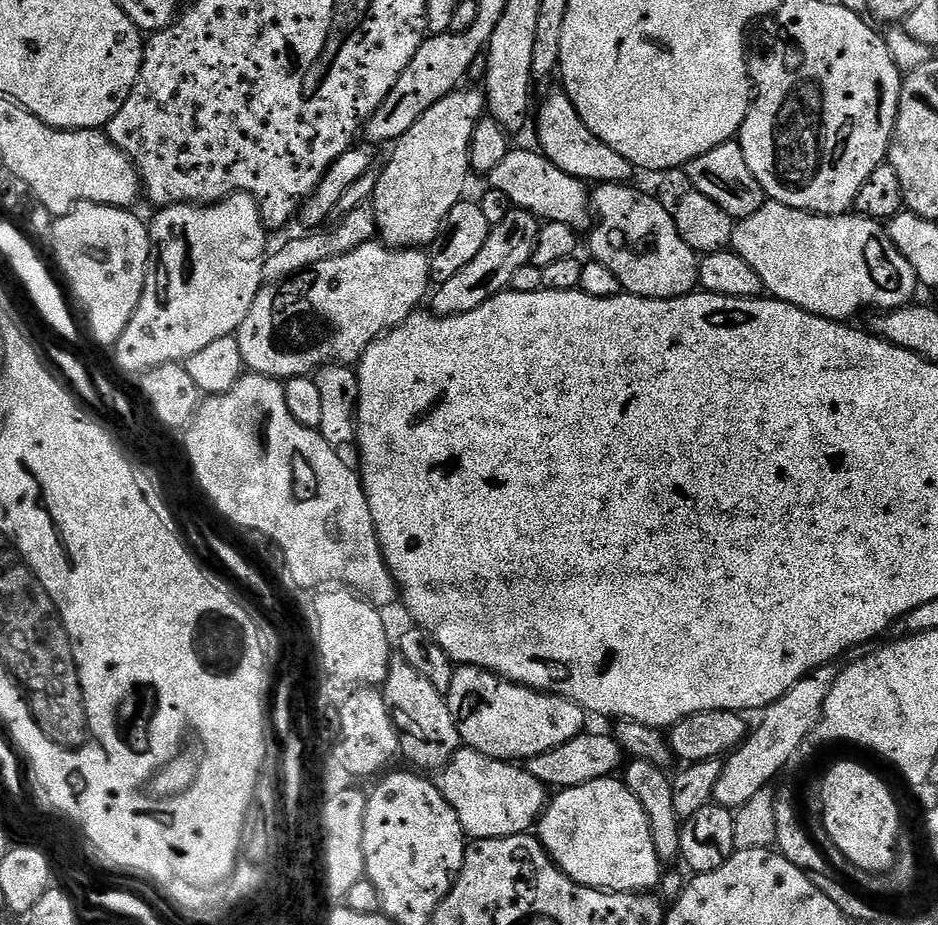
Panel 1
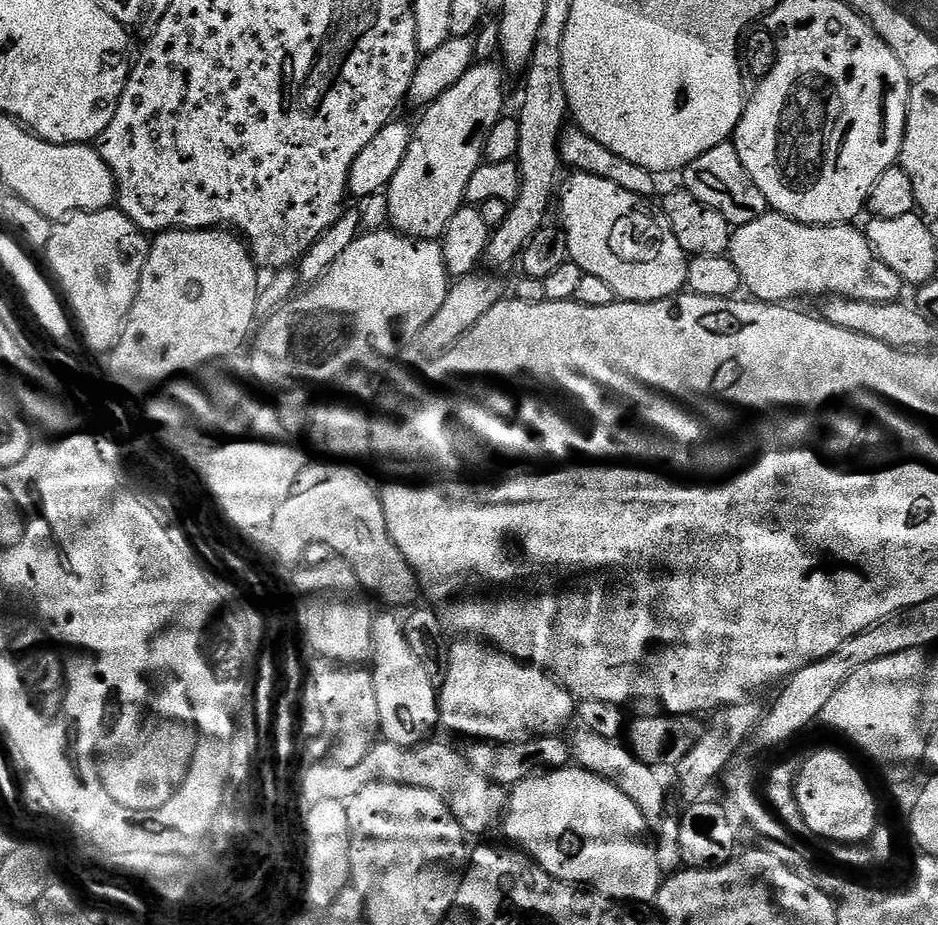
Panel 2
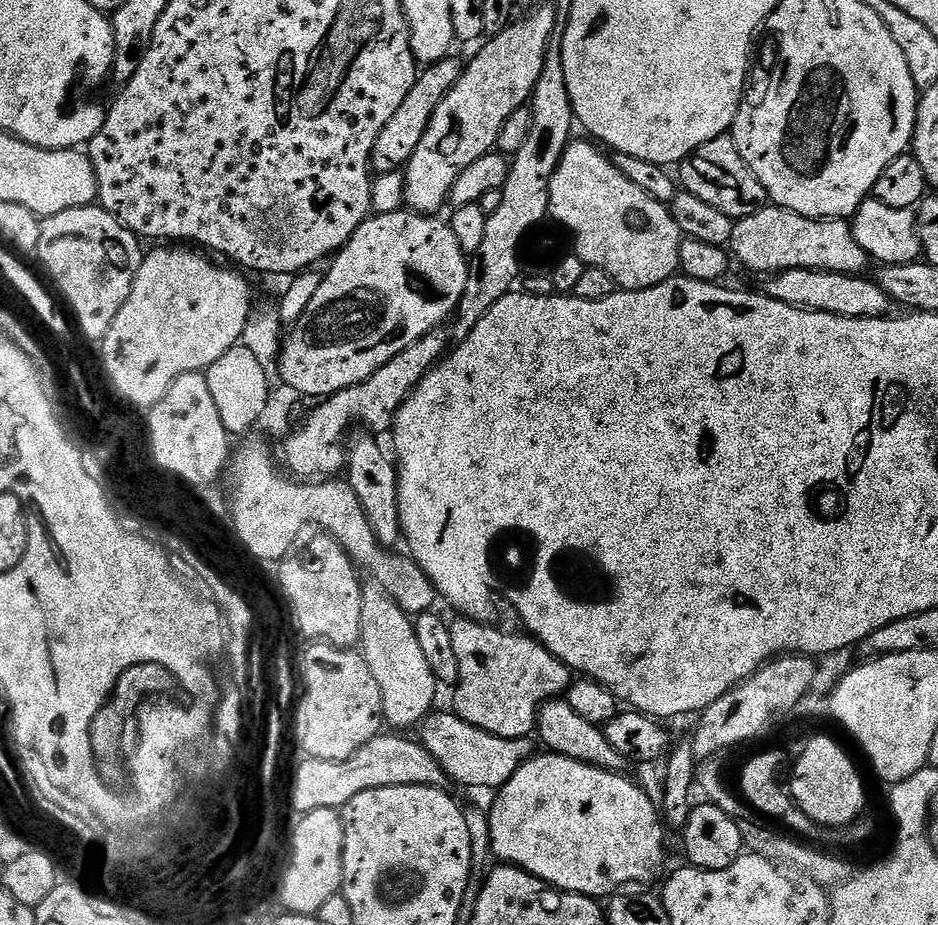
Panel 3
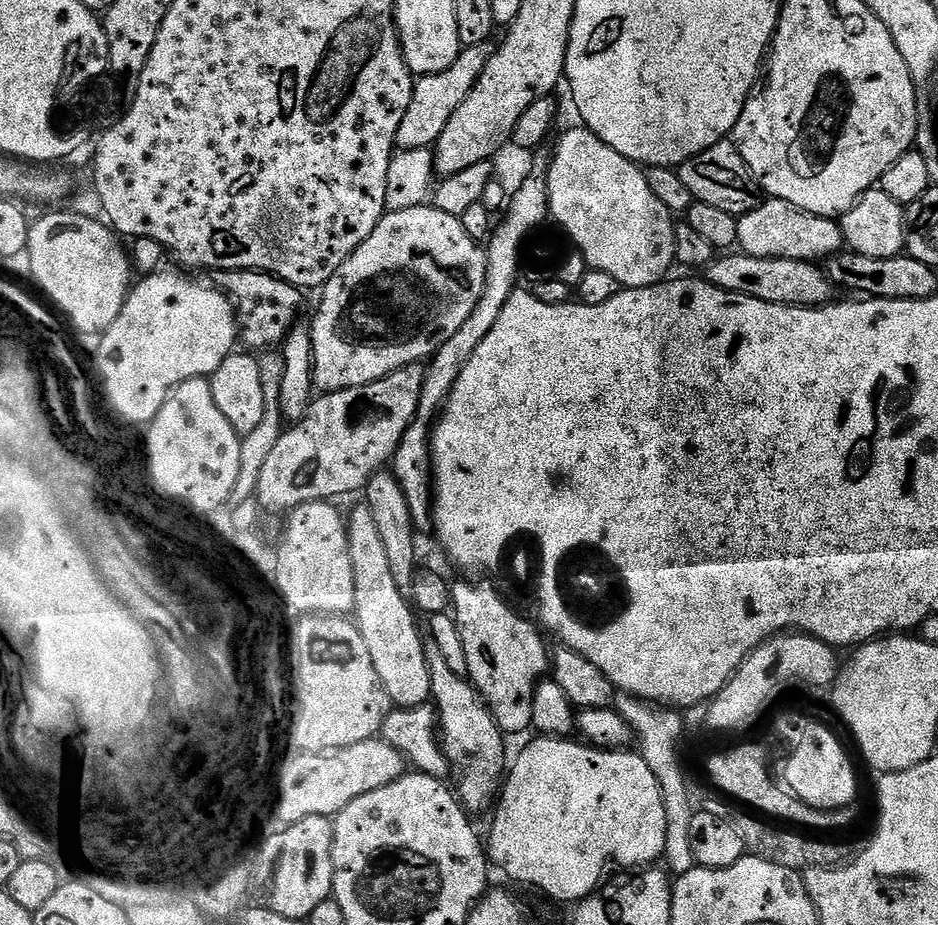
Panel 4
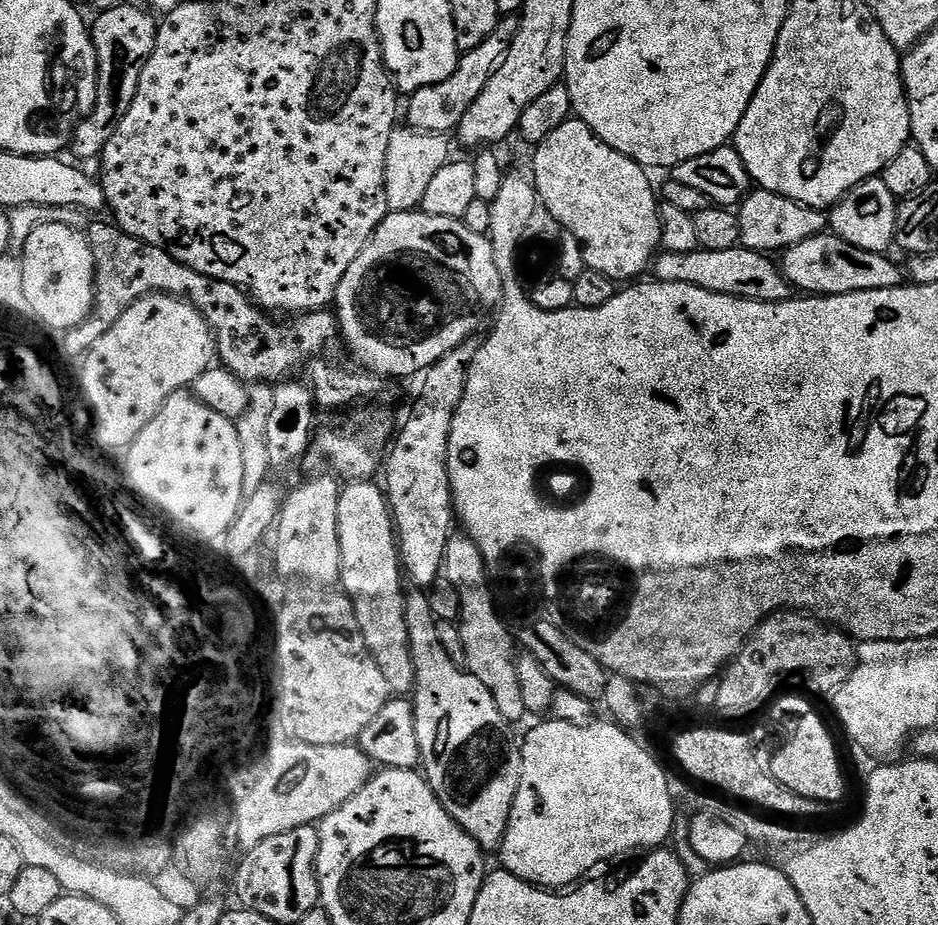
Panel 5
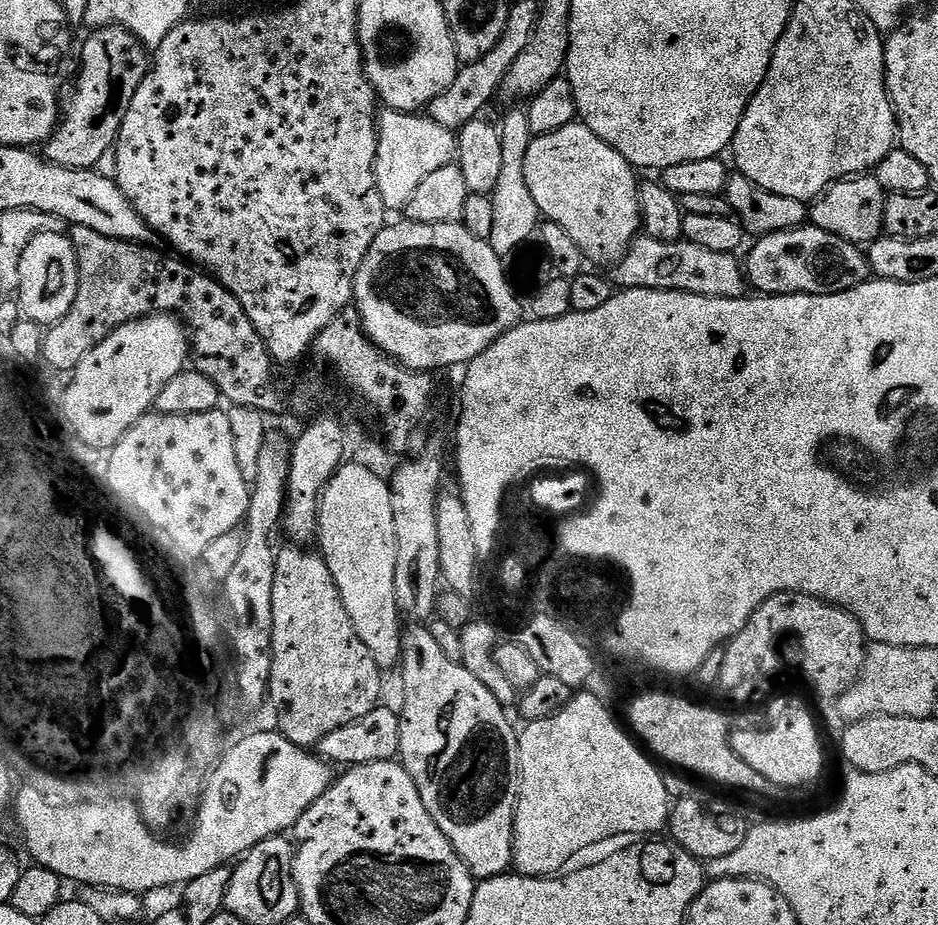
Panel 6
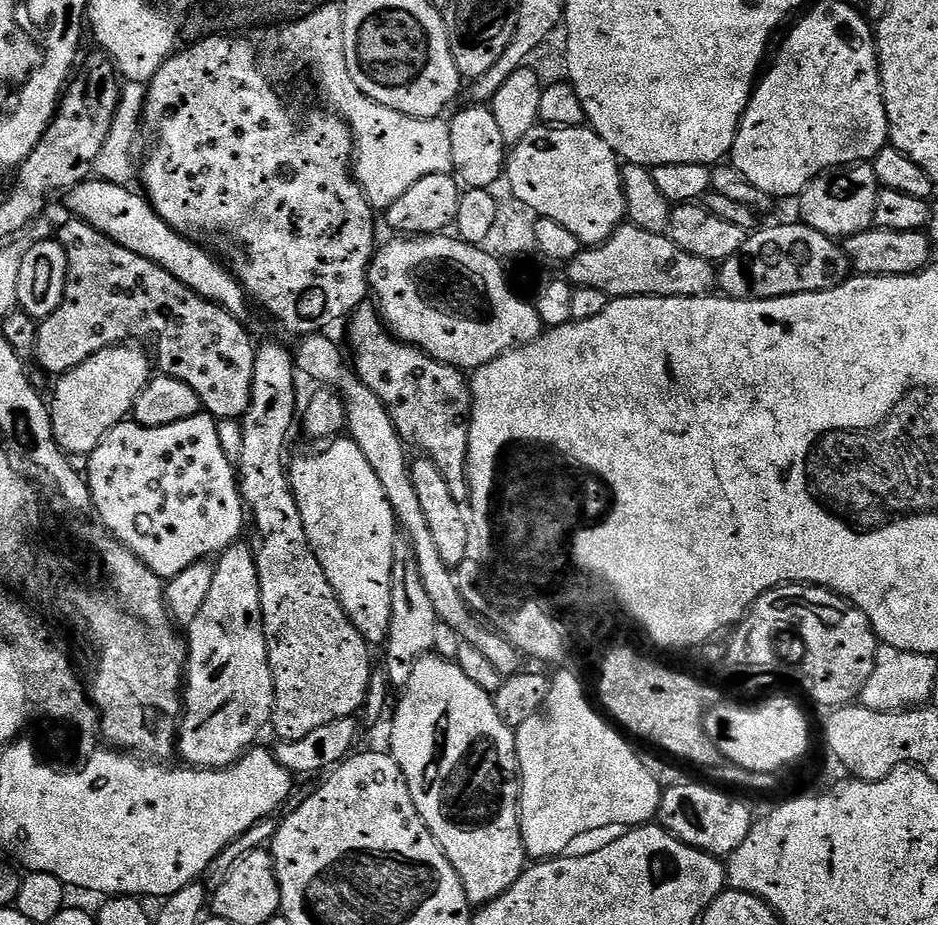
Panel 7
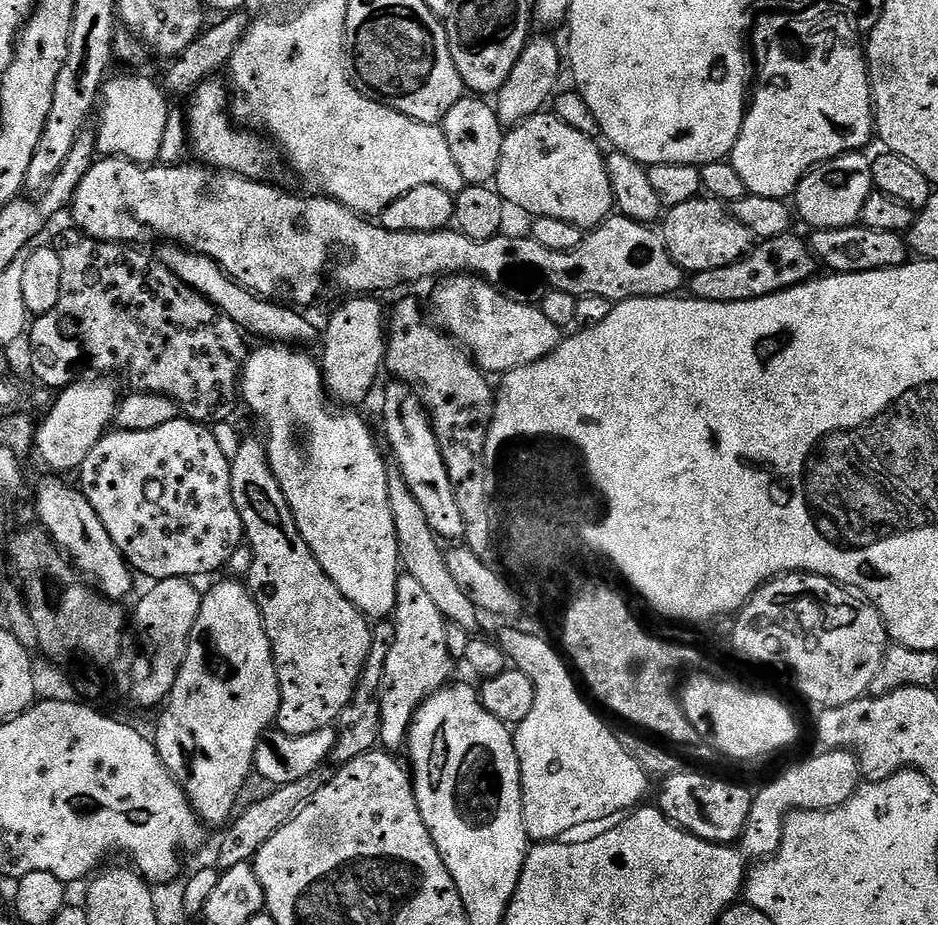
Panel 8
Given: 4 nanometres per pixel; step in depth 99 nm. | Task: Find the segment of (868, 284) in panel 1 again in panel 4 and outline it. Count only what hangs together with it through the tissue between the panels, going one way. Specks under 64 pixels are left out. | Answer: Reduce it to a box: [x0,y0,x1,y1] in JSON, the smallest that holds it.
[738,199,844,262]

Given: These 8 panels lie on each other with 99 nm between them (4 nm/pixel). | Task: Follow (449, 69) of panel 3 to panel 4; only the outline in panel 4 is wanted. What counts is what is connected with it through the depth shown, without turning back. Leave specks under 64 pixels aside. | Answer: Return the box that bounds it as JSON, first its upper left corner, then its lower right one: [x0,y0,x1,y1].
[394,42,497,150]

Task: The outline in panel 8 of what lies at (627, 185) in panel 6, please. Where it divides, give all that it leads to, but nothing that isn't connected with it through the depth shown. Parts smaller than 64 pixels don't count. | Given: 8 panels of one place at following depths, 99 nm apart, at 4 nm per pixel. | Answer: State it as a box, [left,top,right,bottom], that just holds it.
[494,114,614,230]

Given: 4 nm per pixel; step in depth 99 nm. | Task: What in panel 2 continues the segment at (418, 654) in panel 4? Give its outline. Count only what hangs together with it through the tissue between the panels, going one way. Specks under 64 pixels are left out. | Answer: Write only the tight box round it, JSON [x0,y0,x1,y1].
[370,615,440,748]

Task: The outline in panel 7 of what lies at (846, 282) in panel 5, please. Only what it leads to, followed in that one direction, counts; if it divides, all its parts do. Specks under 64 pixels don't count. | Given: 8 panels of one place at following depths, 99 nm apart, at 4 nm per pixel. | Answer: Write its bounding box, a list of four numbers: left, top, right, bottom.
[719,223,853,300]

